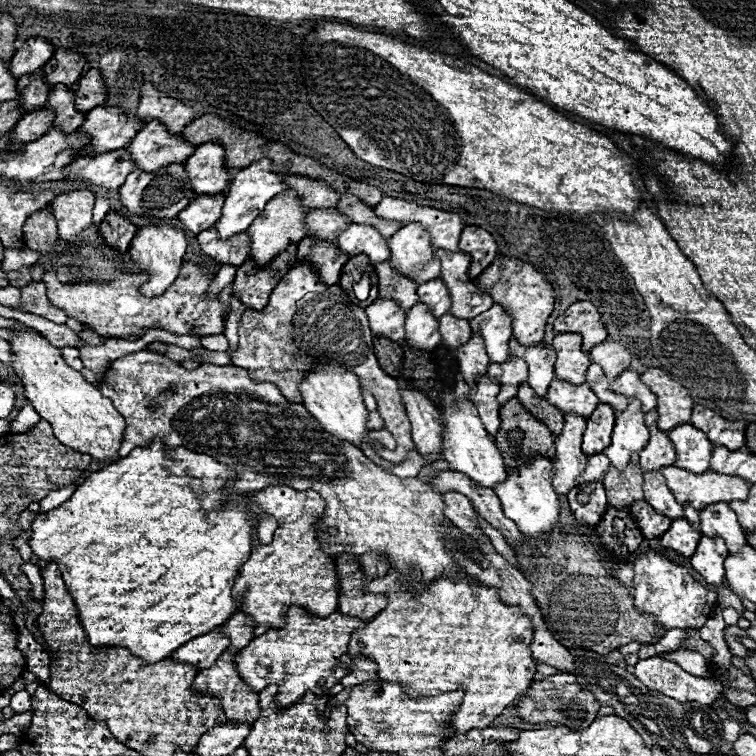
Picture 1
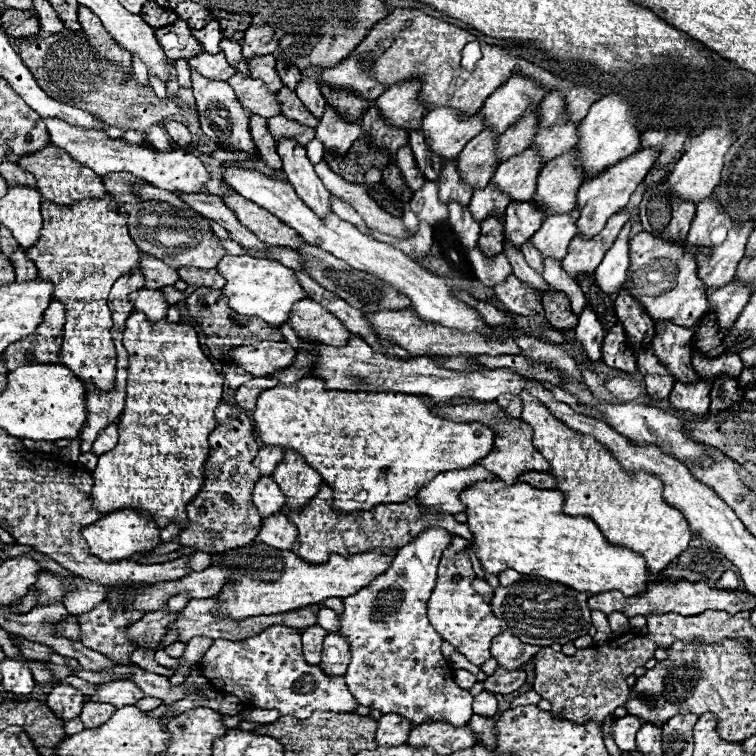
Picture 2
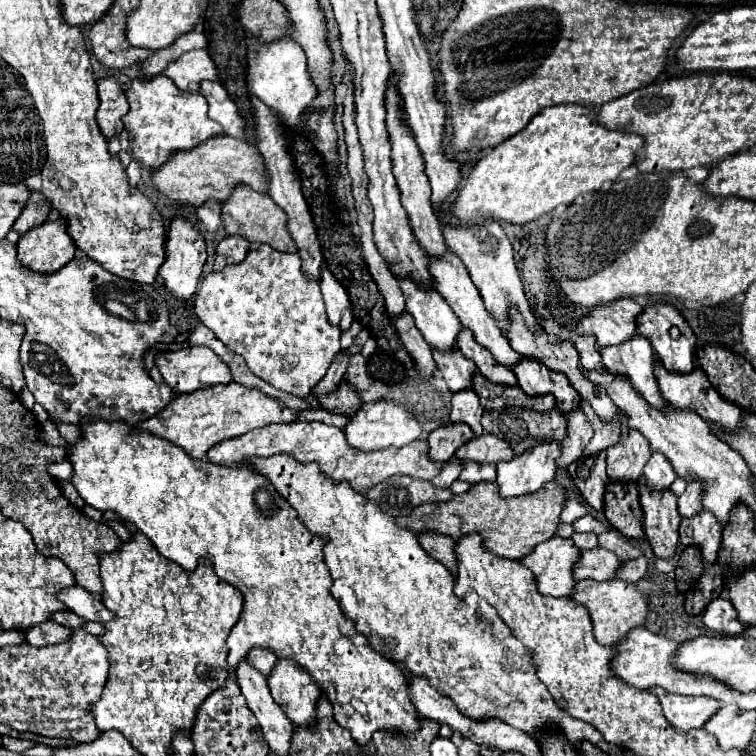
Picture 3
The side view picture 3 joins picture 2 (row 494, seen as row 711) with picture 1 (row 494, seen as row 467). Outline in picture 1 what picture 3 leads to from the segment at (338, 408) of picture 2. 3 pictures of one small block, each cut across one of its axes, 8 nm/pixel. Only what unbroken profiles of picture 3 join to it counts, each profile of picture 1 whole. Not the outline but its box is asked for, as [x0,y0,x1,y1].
[28,440,254,664]

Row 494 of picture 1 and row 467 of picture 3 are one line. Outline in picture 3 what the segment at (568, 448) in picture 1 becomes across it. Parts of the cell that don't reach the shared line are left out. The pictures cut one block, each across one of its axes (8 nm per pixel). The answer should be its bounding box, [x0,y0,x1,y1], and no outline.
[558,408,592,468]

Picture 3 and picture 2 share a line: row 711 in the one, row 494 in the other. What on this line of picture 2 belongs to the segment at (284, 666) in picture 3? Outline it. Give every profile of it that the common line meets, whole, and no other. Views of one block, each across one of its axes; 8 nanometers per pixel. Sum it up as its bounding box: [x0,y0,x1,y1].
[272,450,324,512]

